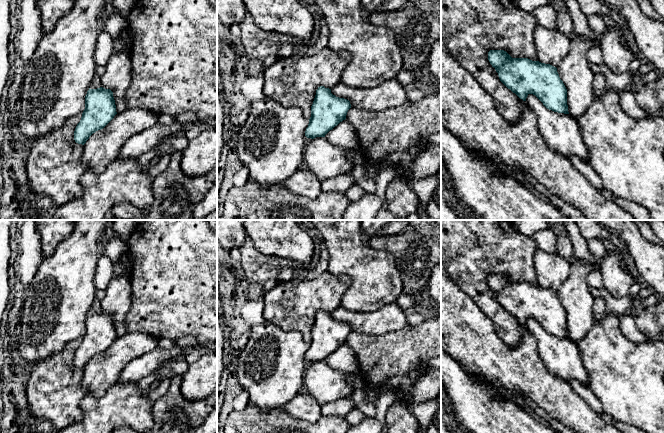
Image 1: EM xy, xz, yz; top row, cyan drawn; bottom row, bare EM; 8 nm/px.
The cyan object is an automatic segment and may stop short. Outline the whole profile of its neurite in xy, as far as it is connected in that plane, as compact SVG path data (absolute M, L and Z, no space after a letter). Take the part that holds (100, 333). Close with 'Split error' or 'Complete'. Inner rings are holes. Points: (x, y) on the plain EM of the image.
M103 311L90 313L85 320L85 333L74 355L74 364L84 369L89 361L103 353L117 338L113 316Z. Complete

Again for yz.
M490 274L488 284L500 305L523 325L533 318L547 333L569 338L567 313L556 291L528 282L512 282L504 274Z. Complete

